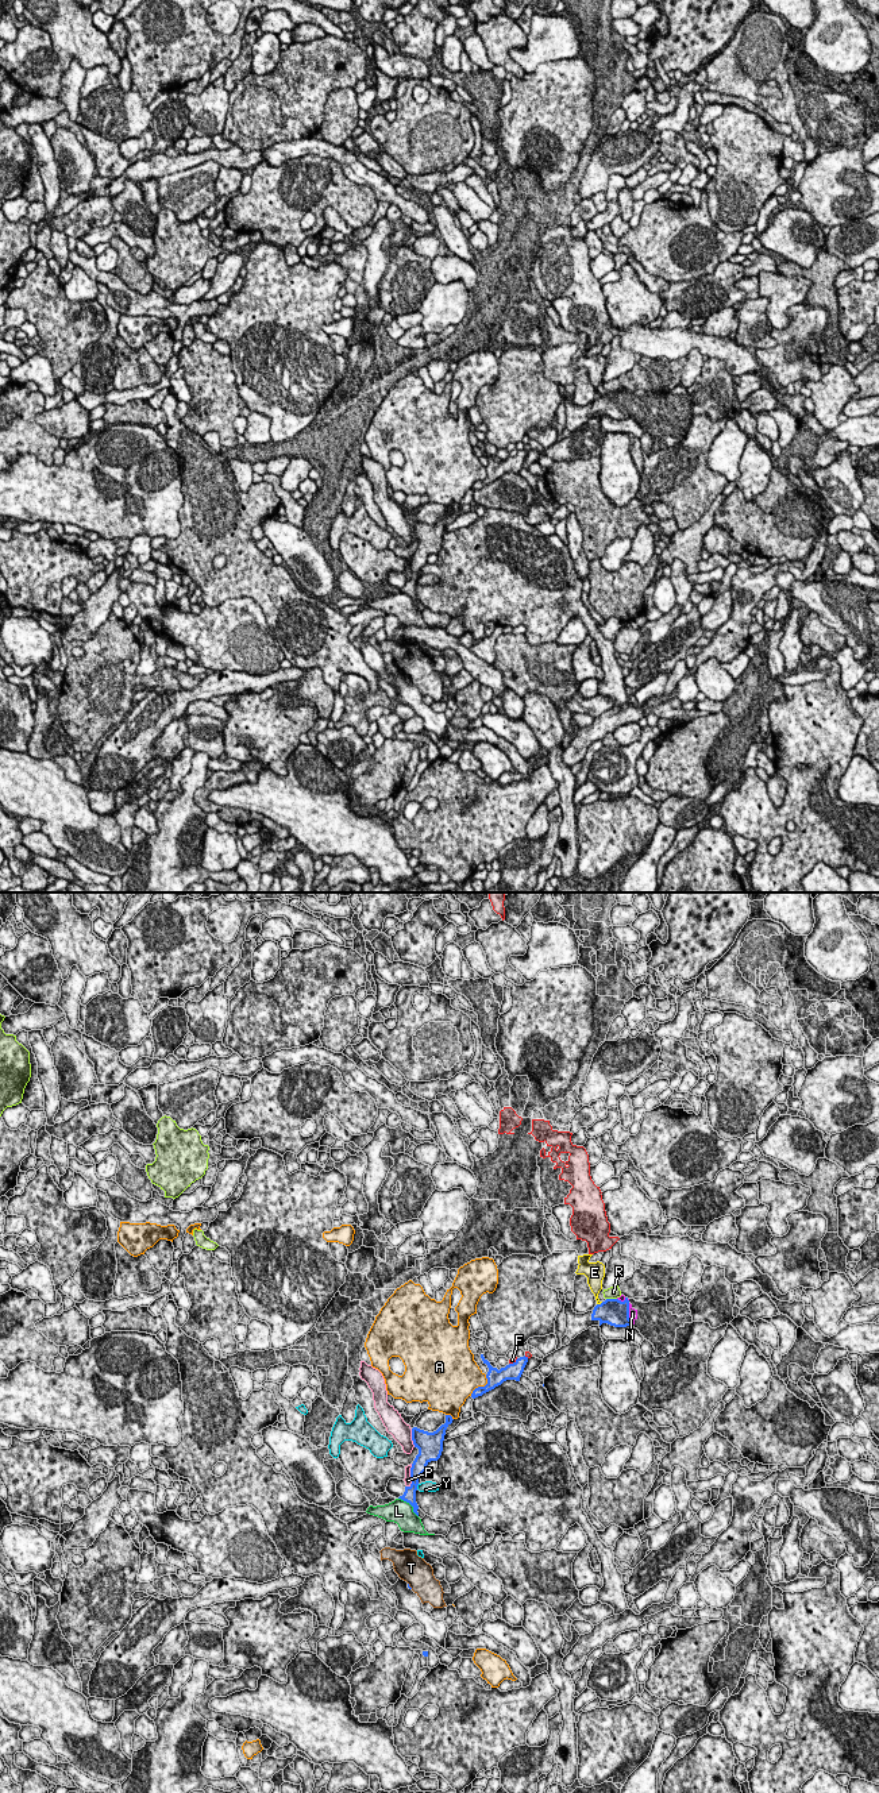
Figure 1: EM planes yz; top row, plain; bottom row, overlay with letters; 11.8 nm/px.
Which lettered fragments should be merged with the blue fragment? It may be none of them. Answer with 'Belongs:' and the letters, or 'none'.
Belongs: N

